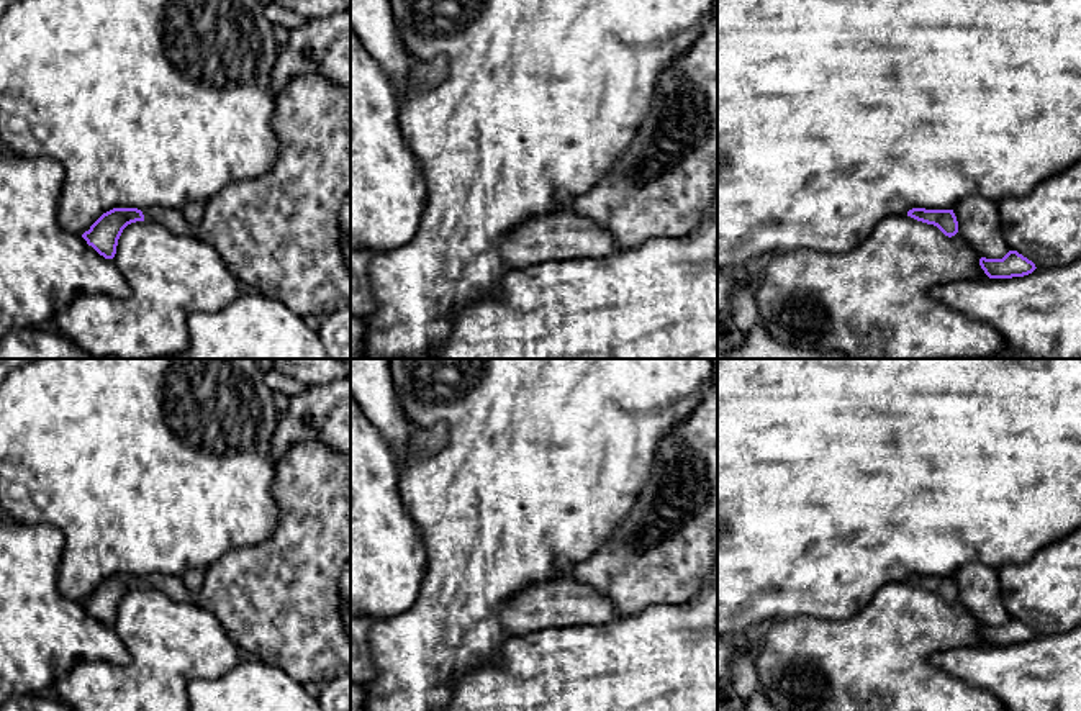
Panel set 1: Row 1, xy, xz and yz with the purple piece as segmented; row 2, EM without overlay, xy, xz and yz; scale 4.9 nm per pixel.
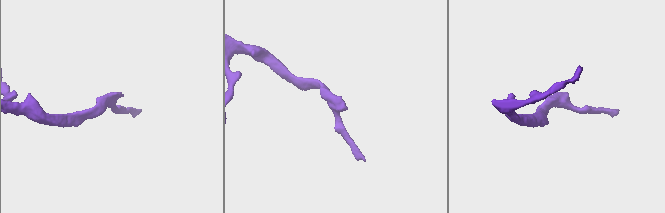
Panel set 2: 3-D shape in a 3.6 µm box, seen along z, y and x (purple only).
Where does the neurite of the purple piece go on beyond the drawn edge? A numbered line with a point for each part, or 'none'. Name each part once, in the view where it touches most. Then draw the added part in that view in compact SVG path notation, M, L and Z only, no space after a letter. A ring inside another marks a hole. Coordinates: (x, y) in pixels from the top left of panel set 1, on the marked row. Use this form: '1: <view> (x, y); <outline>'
1: xy (279, 235); M318 72L292 79L275 97L270 128L277 139L275 164L260 177L233 182L205 203L205 218L190 224L182 210L142 208L144 221L165 226L179 236L193 236L210 244L229 272L246 287L280 300L310 323L351 306L351 272L341 252L339 211L351 193L351 87L336 84Z

